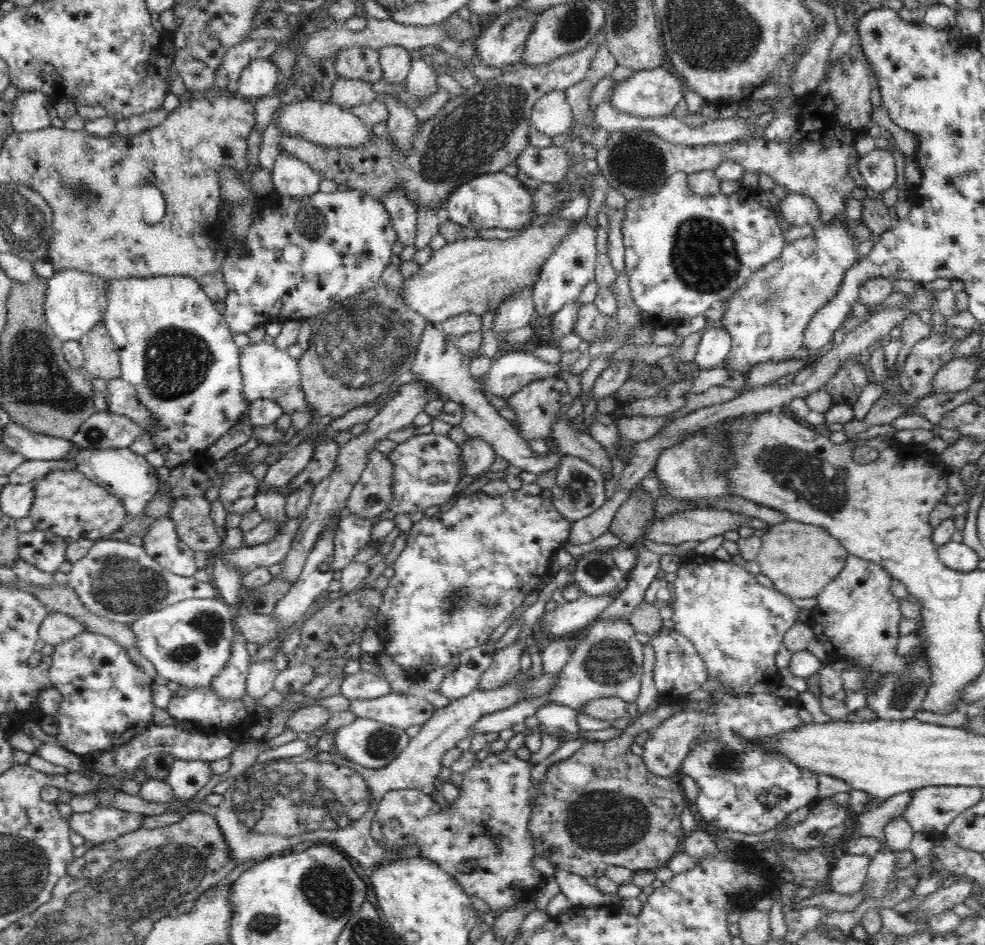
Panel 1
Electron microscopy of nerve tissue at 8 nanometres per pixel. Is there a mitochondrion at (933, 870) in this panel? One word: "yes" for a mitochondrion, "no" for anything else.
no

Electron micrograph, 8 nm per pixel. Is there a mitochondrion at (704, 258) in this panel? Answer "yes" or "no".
yes

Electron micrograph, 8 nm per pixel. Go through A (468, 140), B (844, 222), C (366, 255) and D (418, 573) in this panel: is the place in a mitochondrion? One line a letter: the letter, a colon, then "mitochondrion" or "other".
A: mitochondrion
B: other
C: mitochondrion
D: other

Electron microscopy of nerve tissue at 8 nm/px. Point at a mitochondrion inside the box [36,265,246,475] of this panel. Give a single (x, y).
(177, 361)

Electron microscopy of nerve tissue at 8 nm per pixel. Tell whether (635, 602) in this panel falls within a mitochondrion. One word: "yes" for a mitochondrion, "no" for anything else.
no

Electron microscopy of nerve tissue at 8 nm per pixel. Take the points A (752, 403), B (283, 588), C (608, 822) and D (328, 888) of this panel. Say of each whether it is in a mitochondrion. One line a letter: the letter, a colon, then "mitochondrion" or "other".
A: other
B: other
C: mitochondrion
D: mitochondrion

